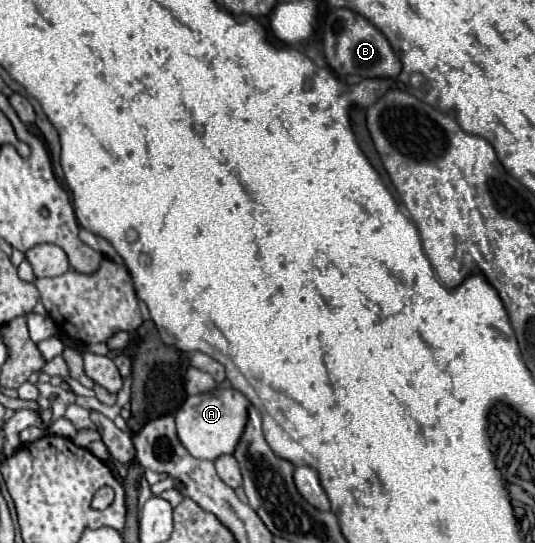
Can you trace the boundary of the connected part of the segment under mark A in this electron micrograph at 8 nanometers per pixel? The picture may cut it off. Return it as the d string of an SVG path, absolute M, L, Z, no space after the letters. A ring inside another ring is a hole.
M216 388L206 394L186 398L182 408L176 412L178 438L184 448L200 460L216 460L224 454L232 454L248 422L248 398L236 388Z

